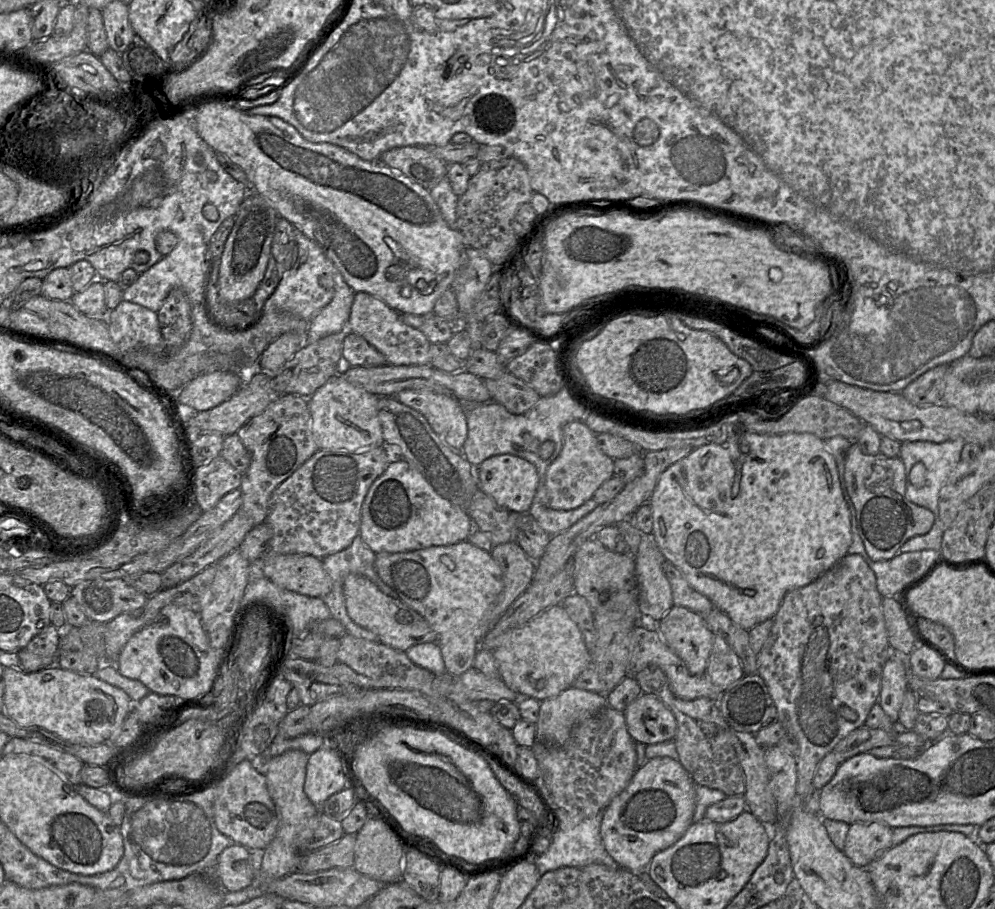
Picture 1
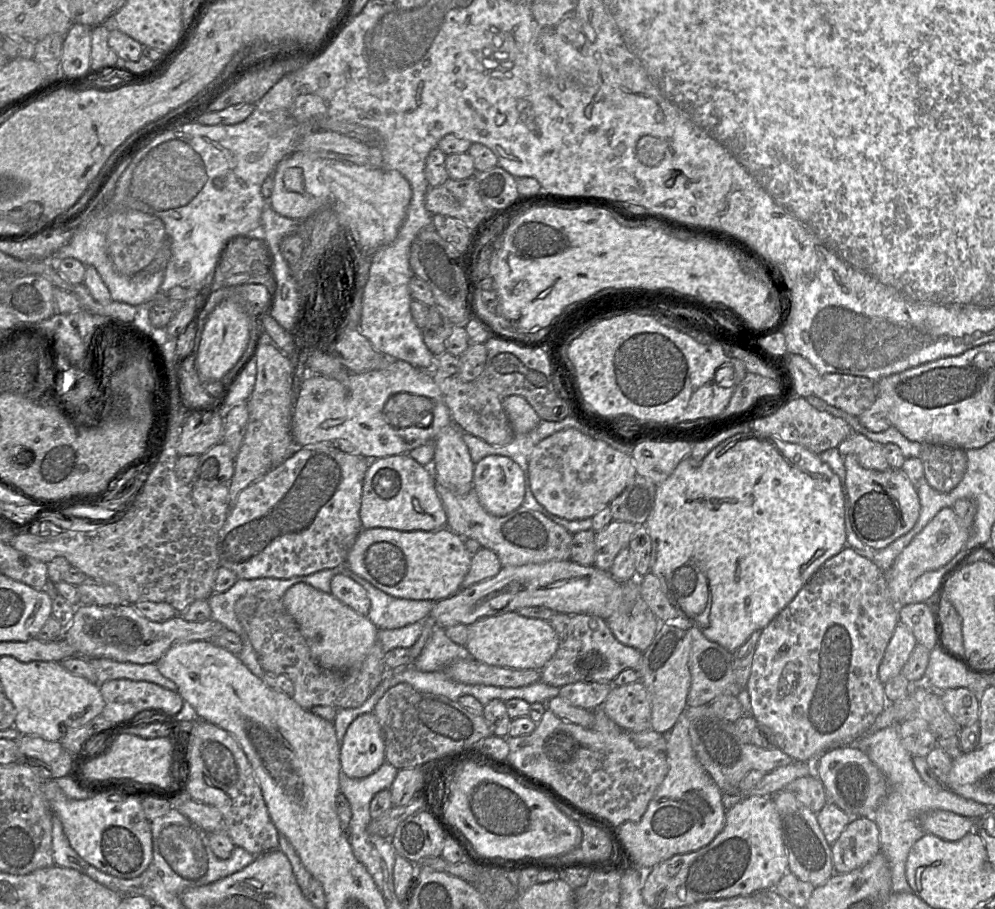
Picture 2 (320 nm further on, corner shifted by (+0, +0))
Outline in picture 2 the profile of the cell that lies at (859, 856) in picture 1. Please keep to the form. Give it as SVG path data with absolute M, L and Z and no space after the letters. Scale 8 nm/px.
M872 816L852 817L831 852L834 873L845 874L866 865L880 852L879 829Z

